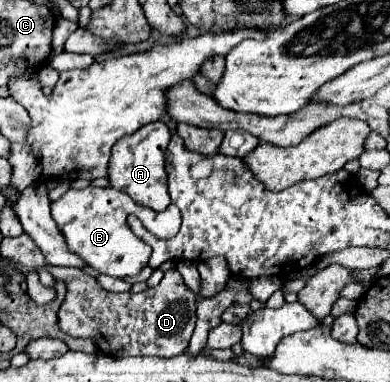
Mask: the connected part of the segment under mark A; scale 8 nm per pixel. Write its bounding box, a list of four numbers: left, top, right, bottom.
[107,121,171,211]

